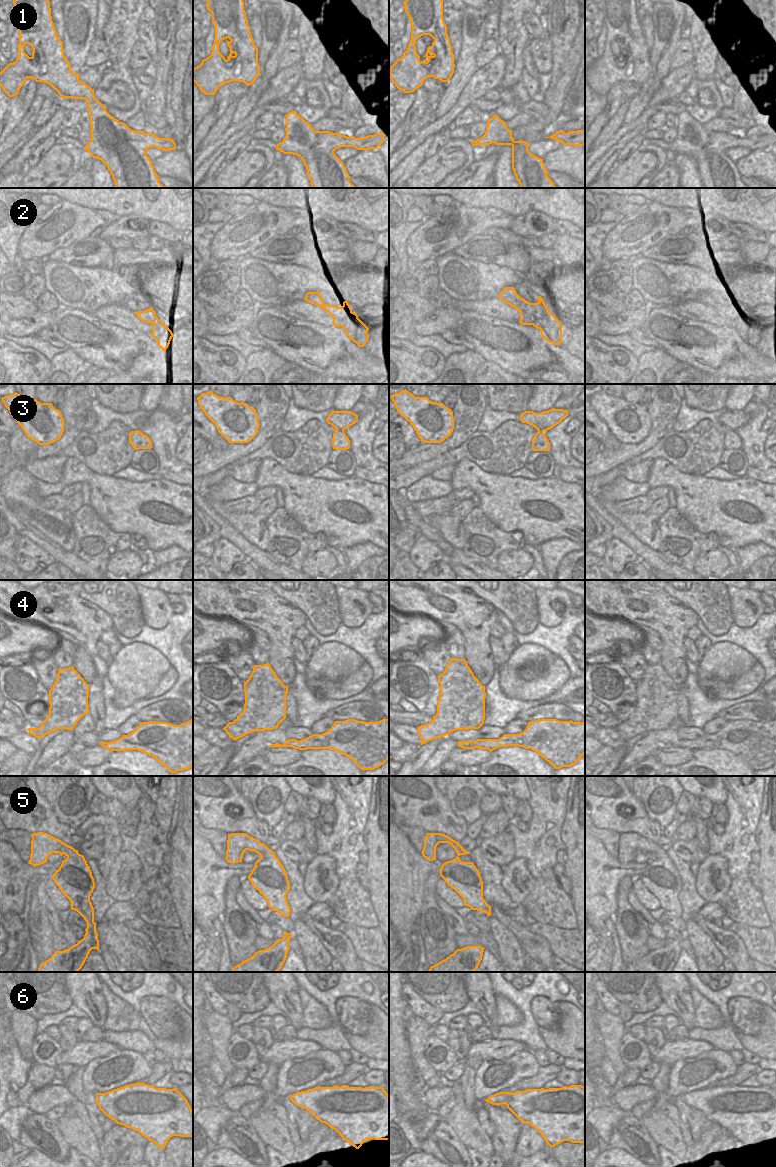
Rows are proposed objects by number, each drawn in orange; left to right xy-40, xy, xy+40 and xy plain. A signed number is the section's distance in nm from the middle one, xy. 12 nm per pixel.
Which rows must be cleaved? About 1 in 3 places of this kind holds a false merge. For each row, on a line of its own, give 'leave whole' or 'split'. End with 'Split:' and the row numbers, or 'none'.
1: leave whole
2: split
3: leave whole
4: leave whole
5: leave whole
6: leave whole
Split: 2

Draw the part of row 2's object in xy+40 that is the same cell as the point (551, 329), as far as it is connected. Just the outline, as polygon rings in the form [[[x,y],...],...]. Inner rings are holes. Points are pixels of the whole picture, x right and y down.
[[[547,311],[543,319],[536,320],[534,327],[541,330],[541,336],[549,343],[559,345],[562,342],[562,325],[560,321]]]

